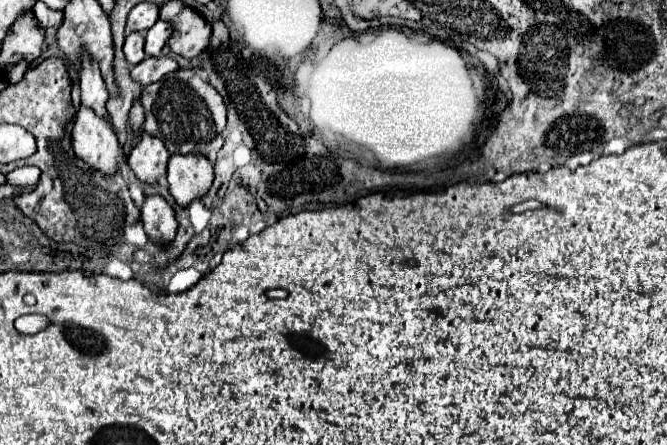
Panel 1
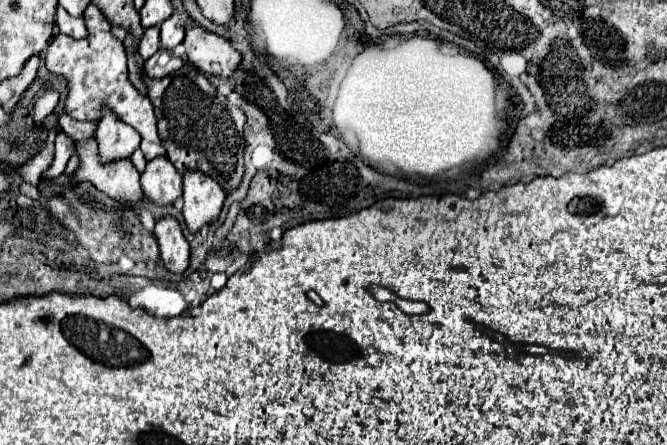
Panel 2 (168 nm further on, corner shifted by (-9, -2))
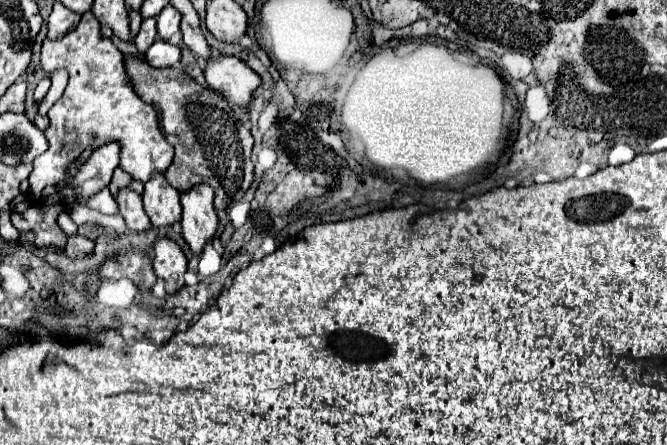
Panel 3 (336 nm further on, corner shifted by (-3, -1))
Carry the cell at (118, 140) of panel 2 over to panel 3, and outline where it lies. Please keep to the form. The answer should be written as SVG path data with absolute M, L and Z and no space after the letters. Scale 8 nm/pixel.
M102 144L80 166L80 172L72 180L76 196L92 196L110 184L112 172L120 162L120 144Z

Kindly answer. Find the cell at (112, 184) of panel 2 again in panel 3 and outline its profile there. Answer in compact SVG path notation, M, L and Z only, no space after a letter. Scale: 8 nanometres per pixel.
M122 188L116 196L114 196L116 204L118 204L118 212L124 216L126 226L130 230L142 232L146 228L150 228L150 218L146 216L144 208L142 208L142 198L138 192L130 190L130 188Z

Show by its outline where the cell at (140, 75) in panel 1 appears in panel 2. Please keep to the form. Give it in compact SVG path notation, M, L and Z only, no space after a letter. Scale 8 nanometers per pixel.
M158 49L144 65L146 69L146 75L154 77L154 79L160 79L160 77L166 77L170 75L172 71L178 71L180 67L184 65L184 61L180 57L176 57L170 49Z

